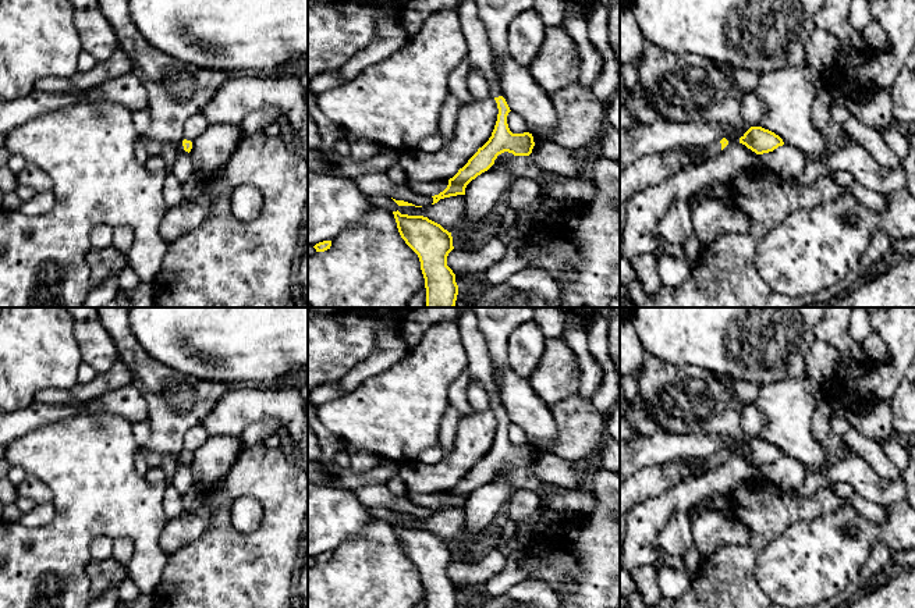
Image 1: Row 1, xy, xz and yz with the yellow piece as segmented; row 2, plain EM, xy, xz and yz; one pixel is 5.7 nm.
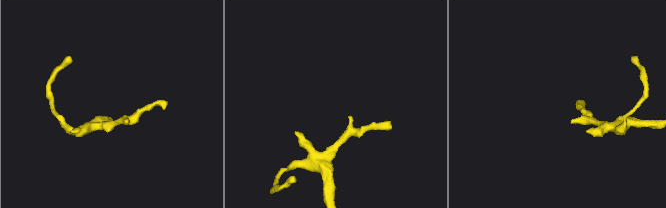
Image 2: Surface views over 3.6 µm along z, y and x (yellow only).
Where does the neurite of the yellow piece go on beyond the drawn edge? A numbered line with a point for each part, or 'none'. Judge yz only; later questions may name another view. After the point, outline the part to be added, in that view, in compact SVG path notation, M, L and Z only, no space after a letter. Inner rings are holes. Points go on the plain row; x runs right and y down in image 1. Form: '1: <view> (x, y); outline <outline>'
1: yz (710, 462); outline M716 454L707 458L694 458L694 459L687 459L687 461L689 462L691 466L713 470L721 465L721 455Z

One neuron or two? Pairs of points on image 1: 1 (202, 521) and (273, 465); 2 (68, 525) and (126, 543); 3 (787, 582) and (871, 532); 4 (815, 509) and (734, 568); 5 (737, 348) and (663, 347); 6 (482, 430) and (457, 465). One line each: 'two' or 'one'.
1: two
2: two
3: one
4: one
5: one
6: one

